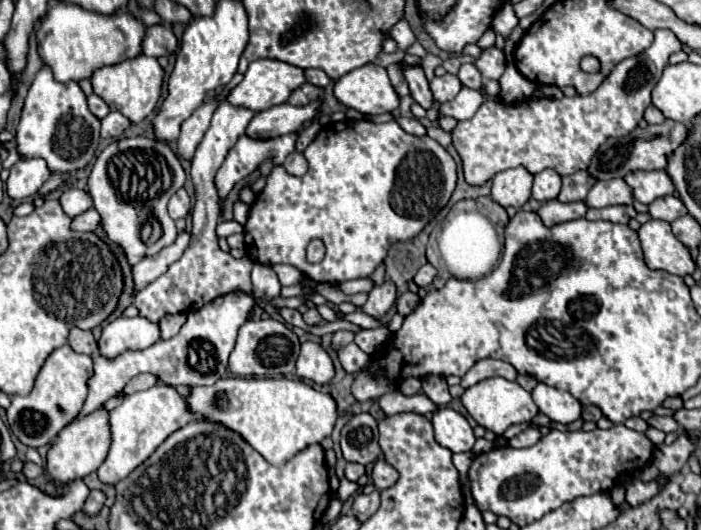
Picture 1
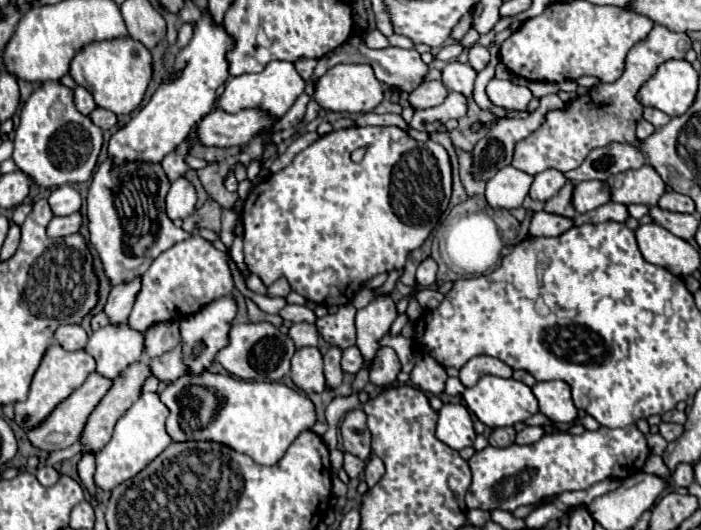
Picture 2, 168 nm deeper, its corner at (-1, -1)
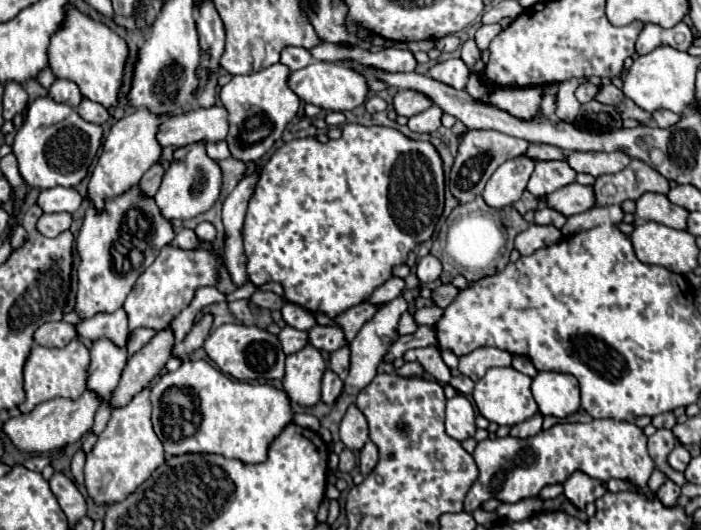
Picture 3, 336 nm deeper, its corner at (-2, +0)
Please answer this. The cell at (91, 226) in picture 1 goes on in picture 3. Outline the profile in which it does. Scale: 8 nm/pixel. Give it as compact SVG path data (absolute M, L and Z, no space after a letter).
M51 213L51 215L41 215L37 221L37 229L45 237L57 237L59 233L67 231L71 225L71 215L69 213Z

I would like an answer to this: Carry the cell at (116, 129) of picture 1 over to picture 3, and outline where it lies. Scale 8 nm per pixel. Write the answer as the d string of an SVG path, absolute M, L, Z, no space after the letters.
M85 97L77 105L77 113L81 115L81 119L85 119L89 123L97 123L97 125L101 125L101 123L105 123L109 119L109 113L107 113L107 109L103 105L99 105L99 103L91 101L91 99L85 99Z

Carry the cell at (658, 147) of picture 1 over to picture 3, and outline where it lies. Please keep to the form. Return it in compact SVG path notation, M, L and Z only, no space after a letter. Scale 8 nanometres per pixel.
M571 151L567 155L567 161L577 173L591 173L595 177L605 173L617 173L629 165L629 157L621 151L615 151L615 153Z

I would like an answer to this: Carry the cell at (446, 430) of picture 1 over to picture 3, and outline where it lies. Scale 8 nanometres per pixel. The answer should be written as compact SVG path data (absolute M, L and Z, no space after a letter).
M459 393L459 395L455 395L453 399L447 401L445 429L447 429L449 437L453 437L457 441L473 437L477 430L475 419L475 409L465 395Z

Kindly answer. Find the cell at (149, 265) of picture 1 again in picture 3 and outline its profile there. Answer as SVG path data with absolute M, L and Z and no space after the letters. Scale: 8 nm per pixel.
M117 309L115 313L109 315L95 315L91 319L85 319L77 325L77 333L81 337L87 337L91 341L97 339L109 339L113 341L117 347L125 347L127 337L129 337L129 329L127 329L127 315L123 309Z

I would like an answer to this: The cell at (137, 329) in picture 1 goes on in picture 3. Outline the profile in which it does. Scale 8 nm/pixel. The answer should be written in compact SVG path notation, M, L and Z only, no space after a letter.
M99 339L91 347L91 363L87 371L87 389L99 397L109 397L127 363L125 347L113 345L109 339Z

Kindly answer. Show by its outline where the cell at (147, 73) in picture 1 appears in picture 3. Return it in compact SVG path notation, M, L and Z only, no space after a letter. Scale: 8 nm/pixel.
M65 5L65 21L59 31L51 35L47 59L53 75L73 81L83 97L97 101L107 109L117 103L121 73L127 59L127 43L107 25L93 21L89 15L83 15L71 5Z

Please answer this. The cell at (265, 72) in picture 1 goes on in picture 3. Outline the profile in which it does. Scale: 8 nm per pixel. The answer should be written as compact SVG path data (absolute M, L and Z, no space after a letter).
M275 63L251 75L235 75L219 93L223 107L229 111L229 135L227 145L233 159L255 163L267 153L277 139L281 139L287 123L297 115L301 99L287 85L289 69Z

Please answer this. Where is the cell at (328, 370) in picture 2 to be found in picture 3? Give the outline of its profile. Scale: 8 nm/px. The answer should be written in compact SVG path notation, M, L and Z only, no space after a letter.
M327 369L325 375L323 375L323 395L321 395L321 401L327 403L327 405L333 405L341 393L343 393L343 381L331 369Z

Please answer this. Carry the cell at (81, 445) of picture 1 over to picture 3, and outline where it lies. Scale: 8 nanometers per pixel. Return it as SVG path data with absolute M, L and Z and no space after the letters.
M165 327L153 335L153 339L137 351L125 365L121 381L113 391L113 407L127 405L135 393L149 385L149 381L161 373L167 359L171 357L171 349L175 345L175 335L171 327Z

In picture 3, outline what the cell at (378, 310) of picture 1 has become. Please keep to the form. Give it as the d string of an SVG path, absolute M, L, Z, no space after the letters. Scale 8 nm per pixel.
M397 297L393 299L391 303L387 303L385 307L381 307L371 321L367 321L361 331L357 333L357 337L351 341L349 349L351 349L351 367L349 367L349 375L347 379L343 381L343 387L345 387L345 393L349 395L357 395L363 387L367 387L373 377L377 375L377 365L381 363L381 359L385 357L385 353L389 351L389 347L399 339L399 333L397 333L397 321L401 317L401 313L407 311L407 301L403 297Z

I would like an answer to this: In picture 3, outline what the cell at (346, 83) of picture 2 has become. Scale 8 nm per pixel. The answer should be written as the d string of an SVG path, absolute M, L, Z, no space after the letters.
M313 61L309 63L309 67L297 69L289 73L289 89L305 103L313 103L321 109L327 111L349 111L355 109L359 105L365 103L369 87L367 87L367 79L363 75L359 75L357 71L353 71L351 67L343 65L343 63L325 63L325 61Z

